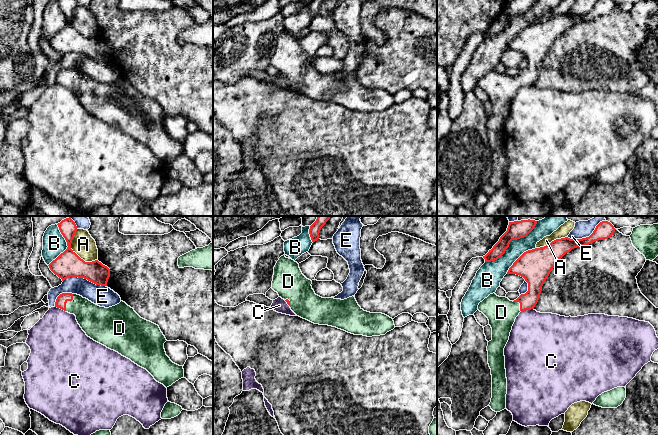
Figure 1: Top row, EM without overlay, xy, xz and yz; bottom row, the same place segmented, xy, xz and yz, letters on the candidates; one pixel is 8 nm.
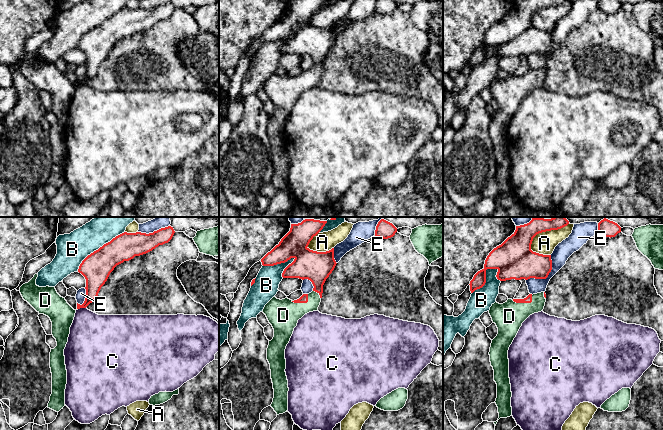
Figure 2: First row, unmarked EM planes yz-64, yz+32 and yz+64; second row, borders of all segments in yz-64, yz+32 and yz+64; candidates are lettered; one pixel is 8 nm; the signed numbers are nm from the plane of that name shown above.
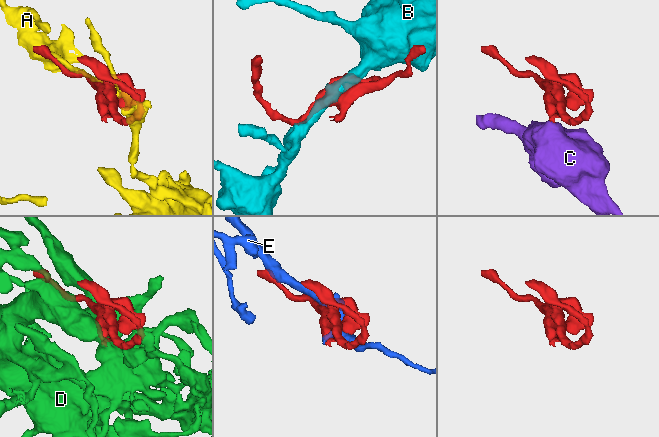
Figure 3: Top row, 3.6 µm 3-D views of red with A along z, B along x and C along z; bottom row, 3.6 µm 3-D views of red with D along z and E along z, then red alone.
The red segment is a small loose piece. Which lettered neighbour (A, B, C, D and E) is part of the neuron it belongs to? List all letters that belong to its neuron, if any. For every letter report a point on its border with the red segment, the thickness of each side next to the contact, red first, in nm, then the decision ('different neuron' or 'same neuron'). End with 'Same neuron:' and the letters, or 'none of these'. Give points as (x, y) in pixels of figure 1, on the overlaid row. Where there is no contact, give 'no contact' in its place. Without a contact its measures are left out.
A: contact xy (74, 252); calibres 220 and 180 nm; different neuron
B: contact yz (510, 241); calibres 140 and 150 nm; different neuron
C: contact yz (527, 309); calibres 140 and 420 nm; different neuron
D: contact xy (68, 300); calibres 90 and 220 nm; same neuron
E: contact xy (84, 278); calibres 220 and 160 nm; different neuron
Same neuron: D

